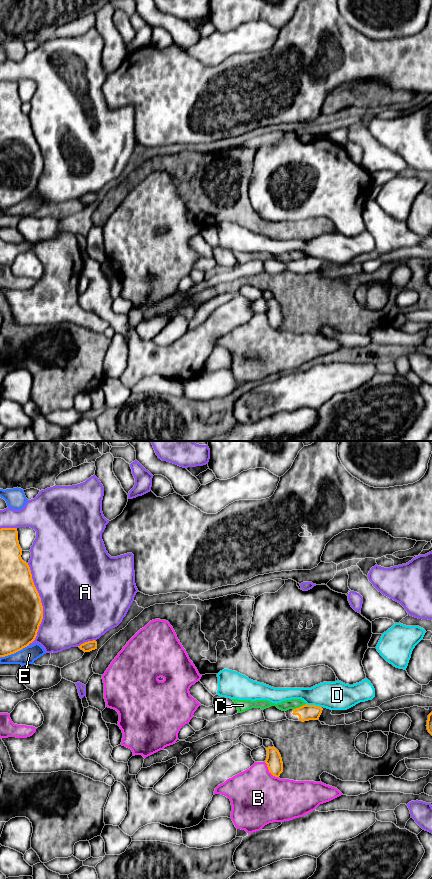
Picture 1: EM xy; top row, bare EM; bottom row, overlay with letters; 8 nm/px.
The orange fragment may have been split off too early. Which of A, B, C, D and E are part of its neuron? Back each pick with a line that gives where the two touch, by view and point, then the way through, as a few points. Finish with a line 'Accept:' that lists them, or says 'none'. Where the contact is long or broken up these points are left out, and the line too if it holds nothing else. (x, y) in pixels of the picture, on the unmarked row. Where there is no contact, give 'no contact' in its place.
Accept: none

